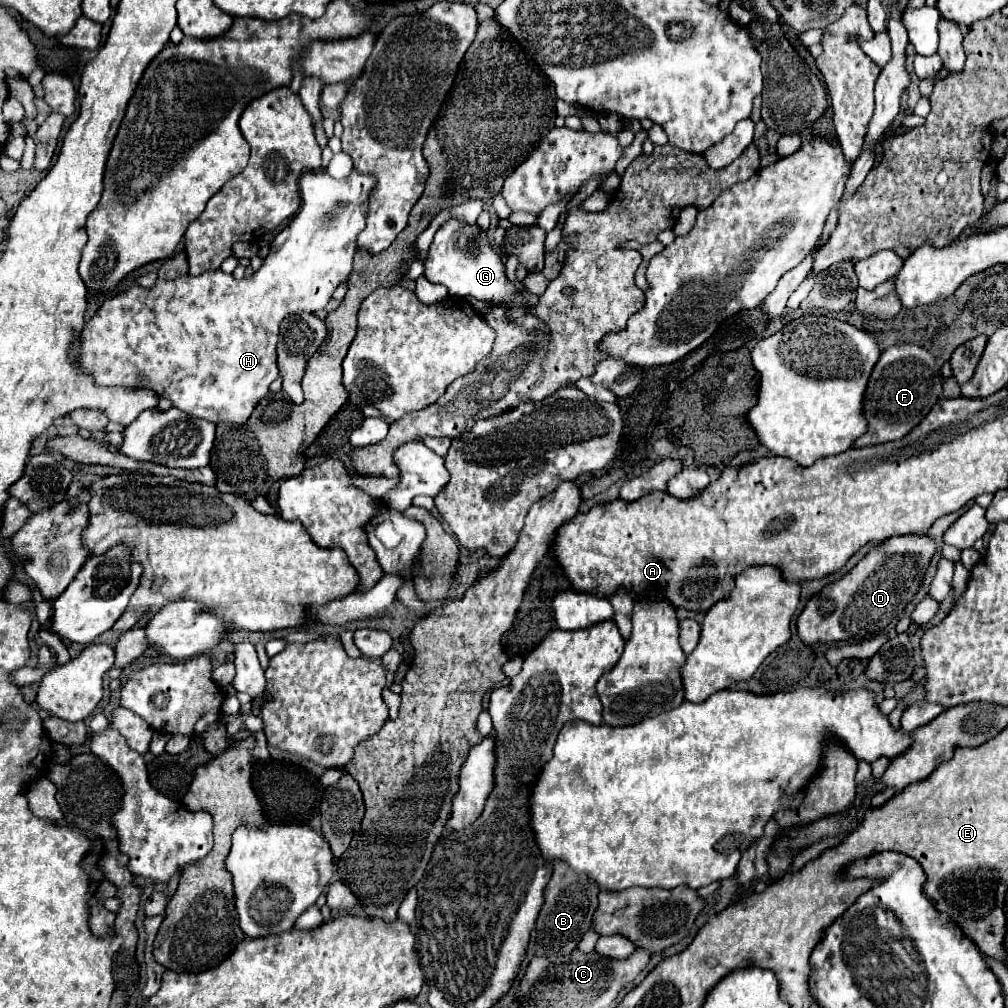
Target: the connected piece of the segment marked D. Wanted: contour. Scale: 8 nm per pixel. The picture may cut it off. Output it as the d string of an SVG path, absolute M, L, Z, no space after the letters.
M893 536L879 546L873 546L857 566L841 580L825 586L815 594L797 618L797 634L805 644L853 640L865 642L889 630L915 598L921 588L921 578L935 552L935 542L929 536Z

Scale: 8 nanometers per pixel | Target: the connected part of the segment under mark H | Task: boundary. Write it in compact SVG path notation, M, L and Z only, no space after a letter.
M355 168L351 170L351 174L347 178L341 178L341 180L329 176L327 172L305 172L299 180L299 186L301 186L301 208L299 208L299 212L293 216L291 224L277 234L277 238L271 244L269 256L263 260L263 266L253 276L237 280L231 274L225 274L221 270L207 270L205 274L199 274L199 276L185 274L185 276L179 276L175 280L157 280L157 286L151 288L151 290L135 286L135 288L125 290L123 294L117 294L117 296L105 300L105 304L97 310L97 314L91 318L91 322L85 322L85 328L83 328L83 334L81 334L81 346L79 346L79 352L83 352L83 358L81 358L79 364L85 366L87 372L91 372L95 376L95 382L99 386L149 388L157 396L171 398L173 406L177 406L179 410L183 410L191 416L207 418L209 422L215 422L215 424L227 422L231 426L243 426L249 420L253 408L259 404L259 400L263 396L267 396L269 384L279 376L275 346L277 346L277 340L279 340L281 320L289 312L319 312L319 310L323 310L327 306L327 302L331 300L335 288L349 278L349 274L353 270L353 256L357 252L357 236L367 224L369 196L371 196L371 190L375 188L375 182L377 180L375 180L373 174L359 174L359 170L355 170Z

